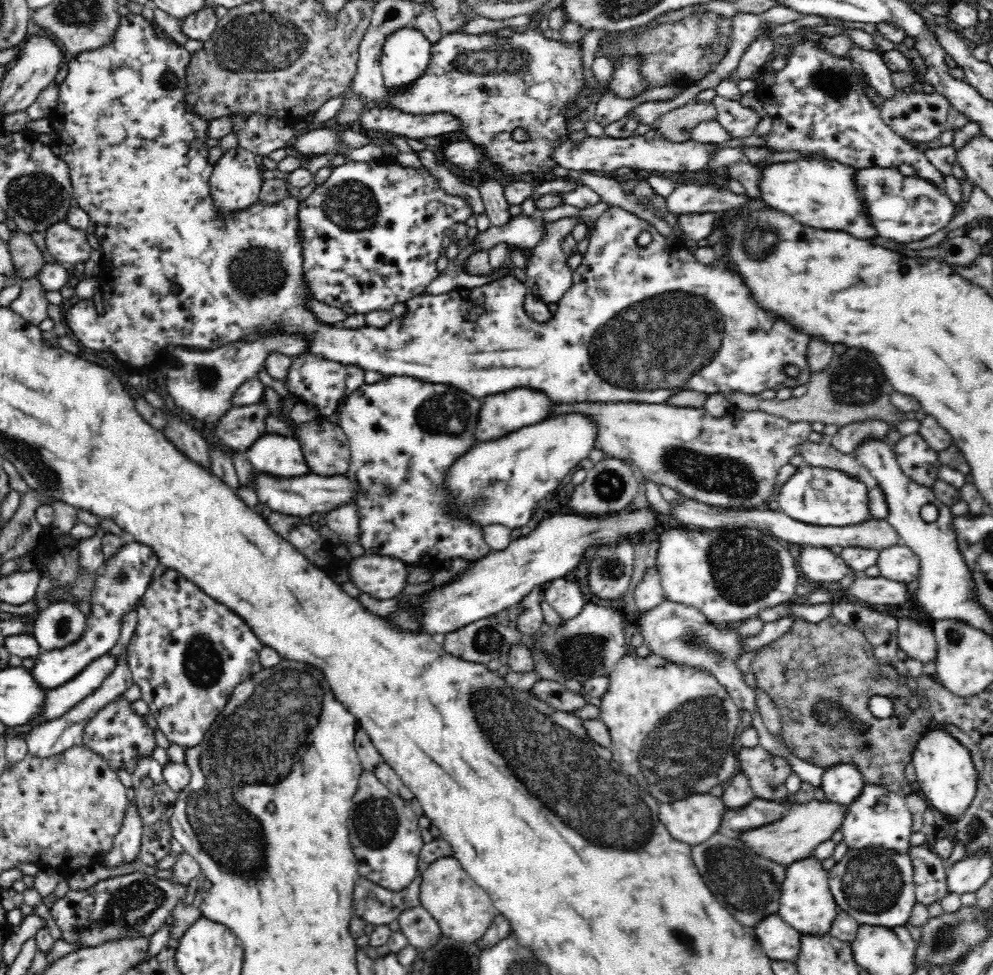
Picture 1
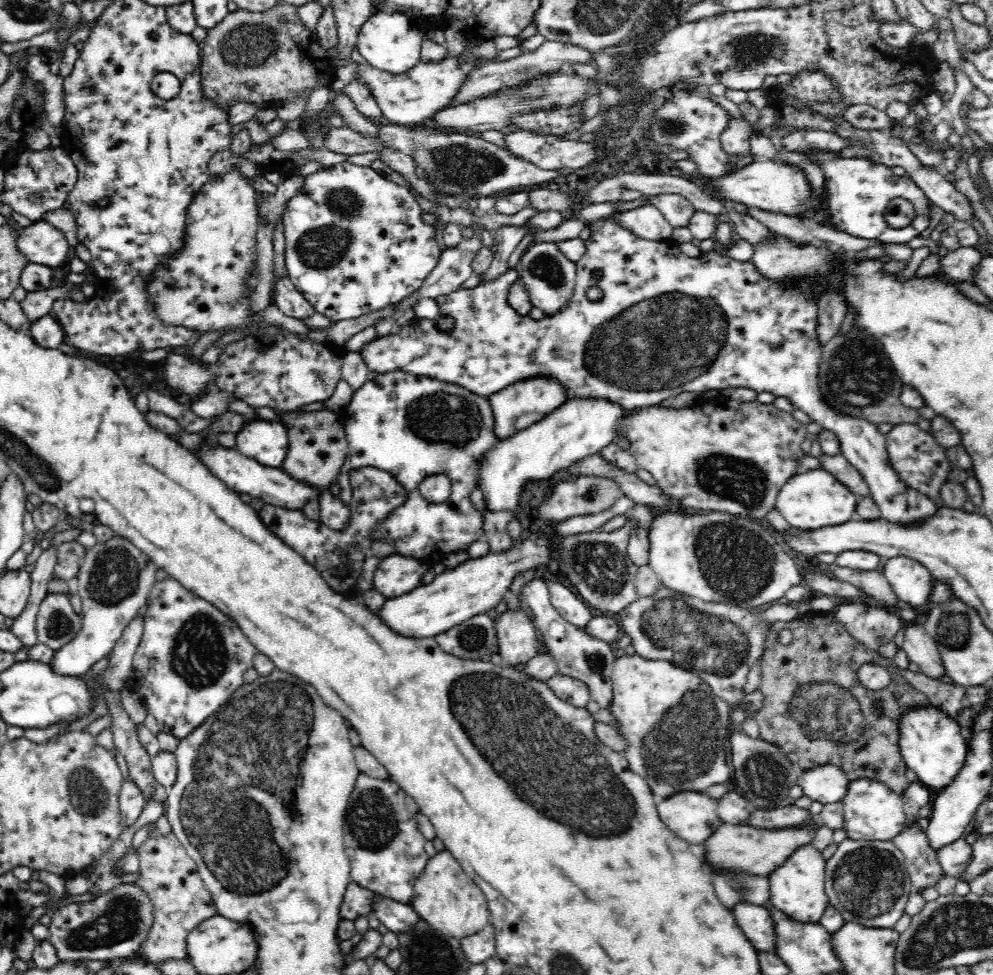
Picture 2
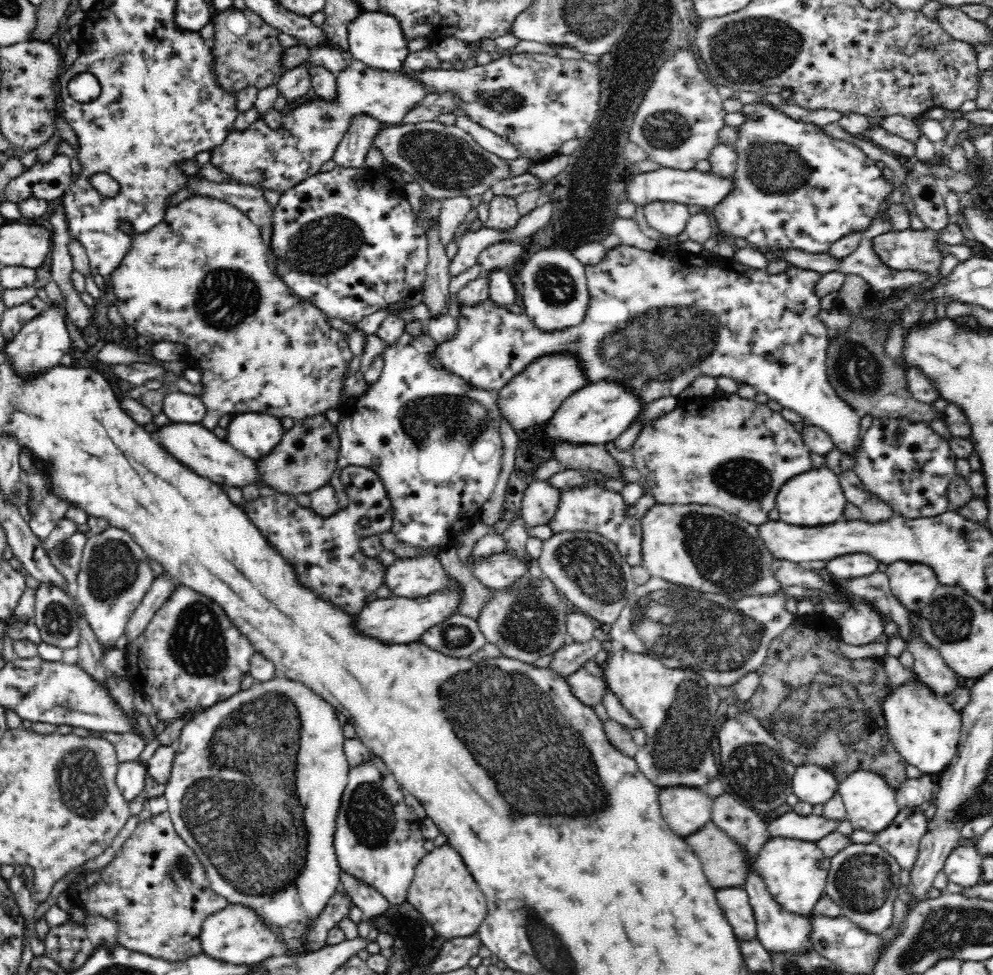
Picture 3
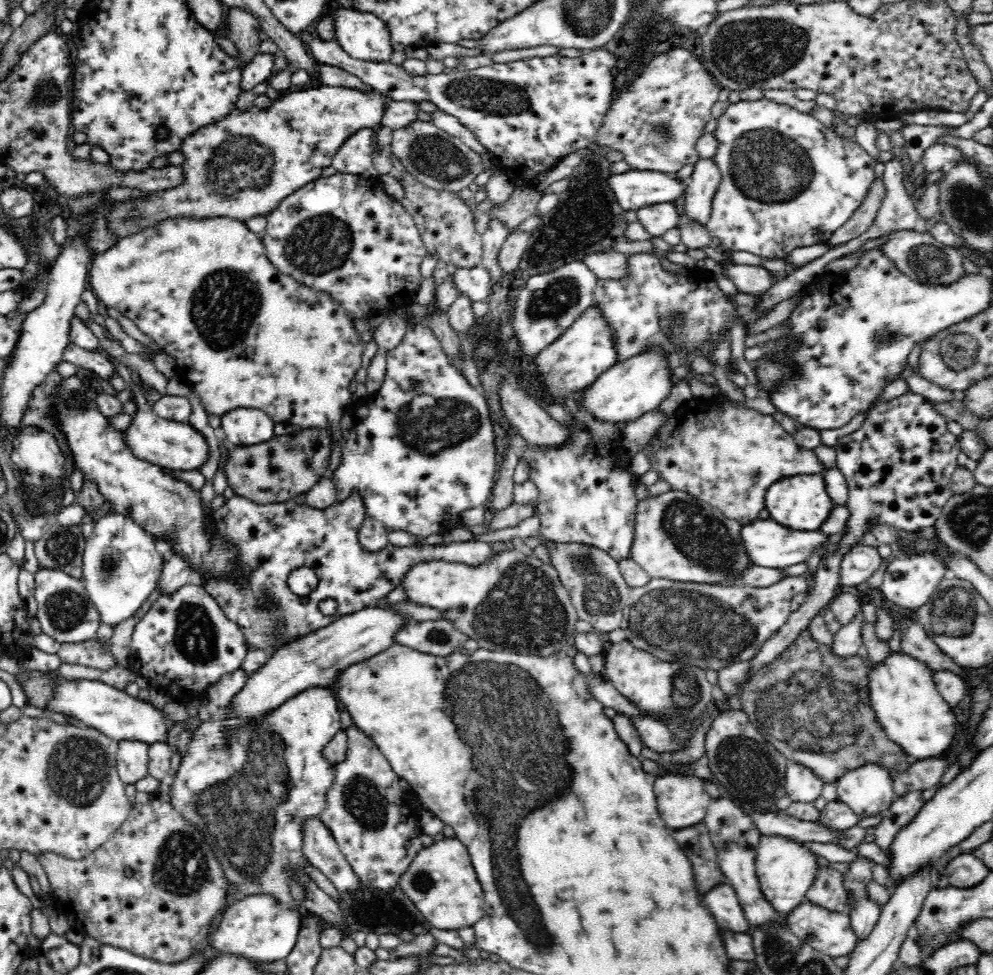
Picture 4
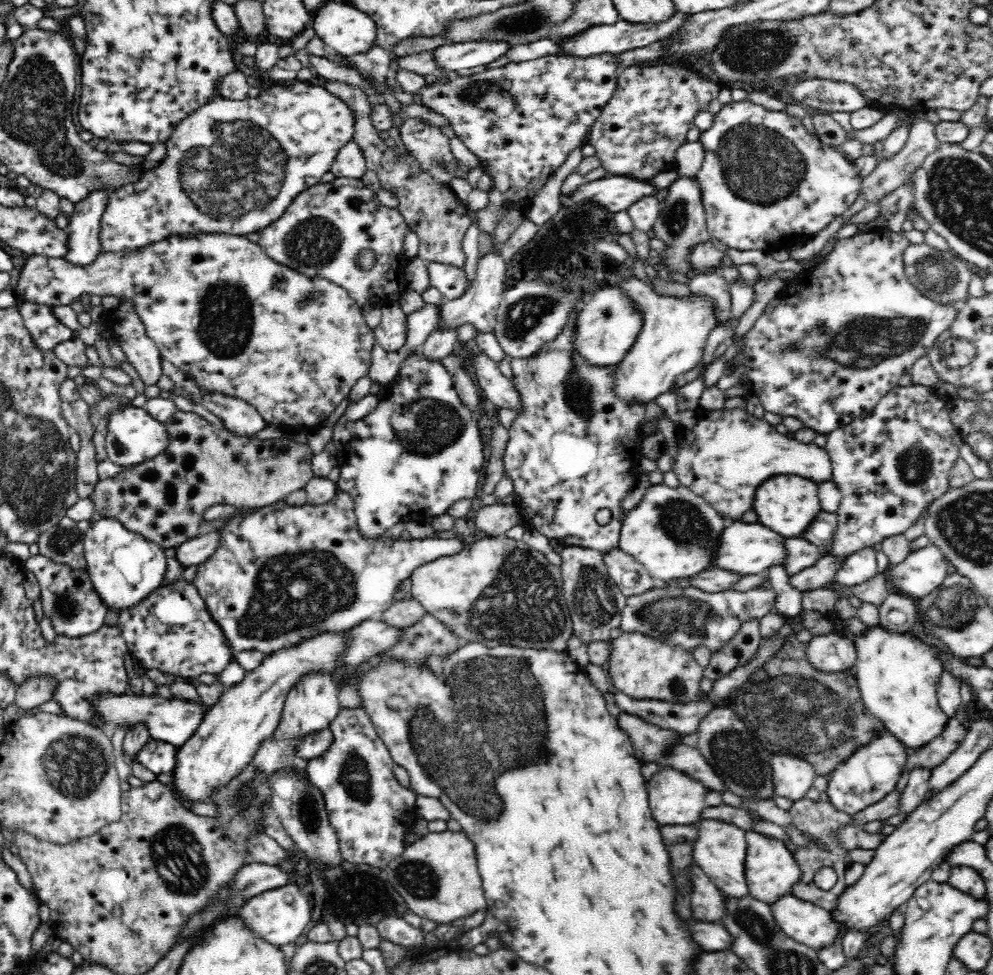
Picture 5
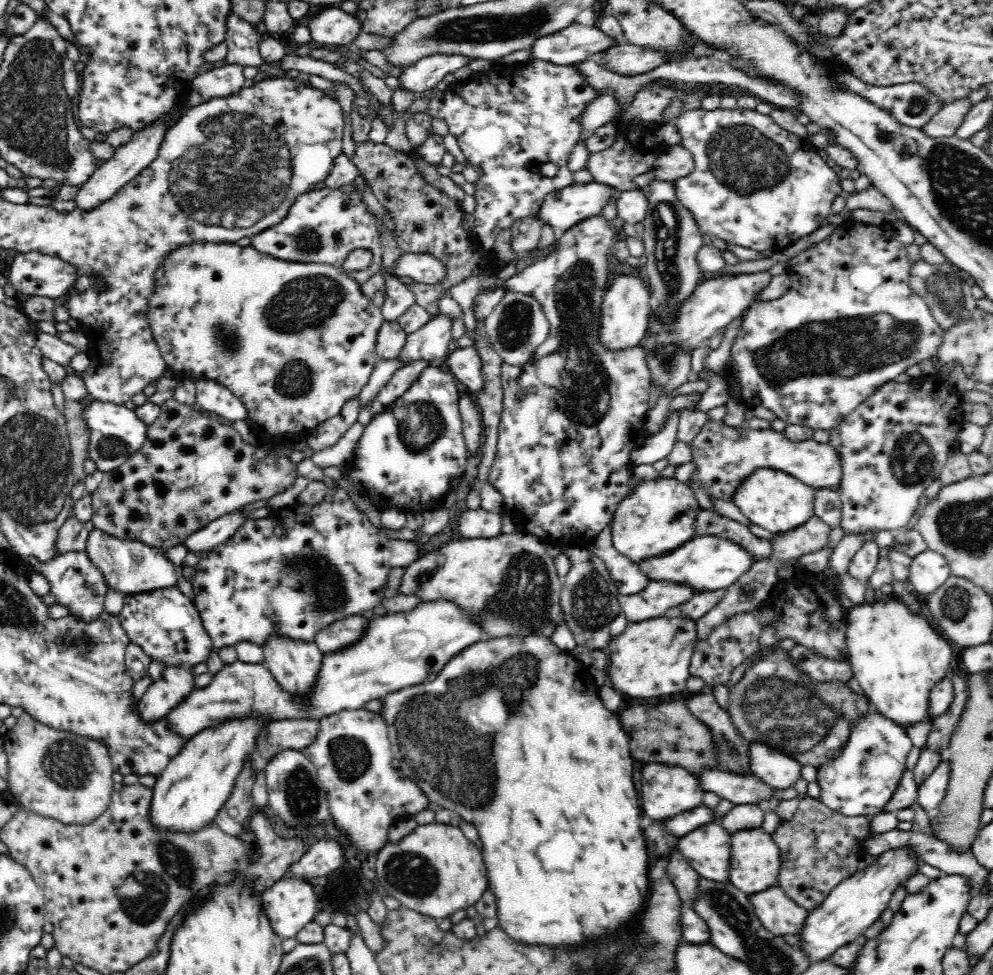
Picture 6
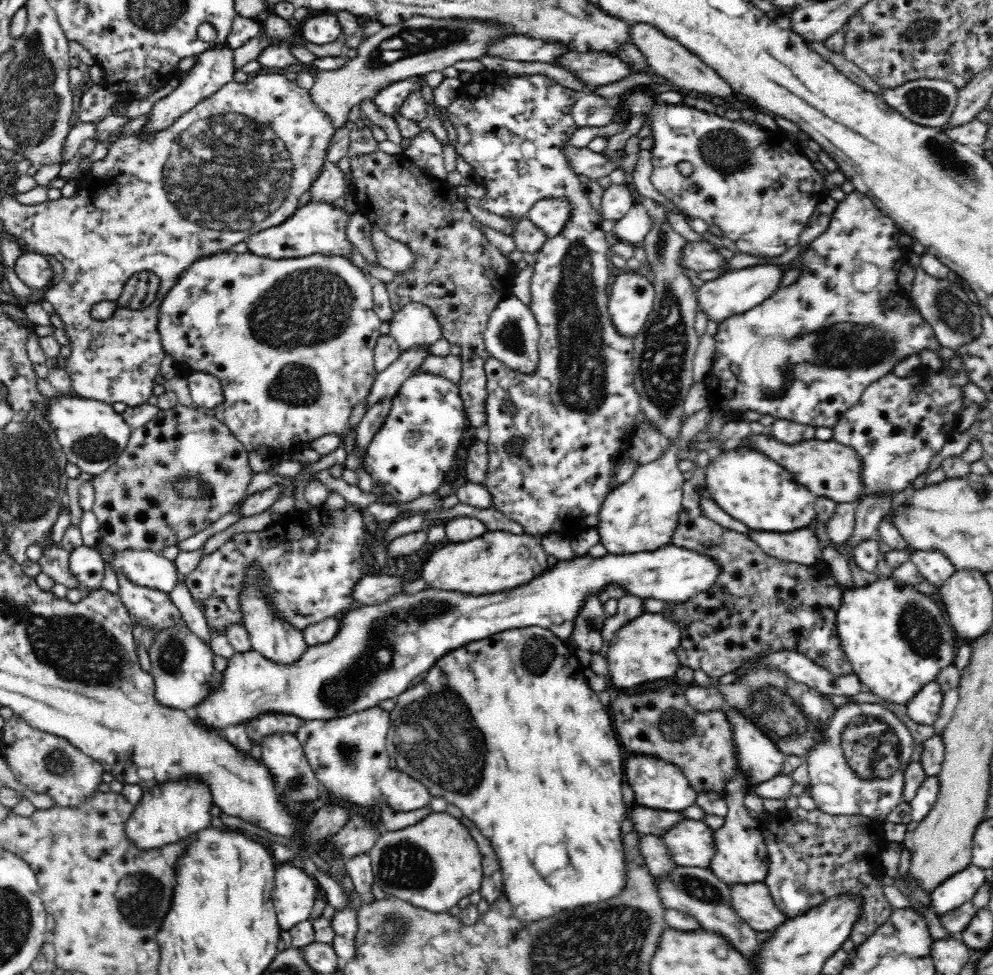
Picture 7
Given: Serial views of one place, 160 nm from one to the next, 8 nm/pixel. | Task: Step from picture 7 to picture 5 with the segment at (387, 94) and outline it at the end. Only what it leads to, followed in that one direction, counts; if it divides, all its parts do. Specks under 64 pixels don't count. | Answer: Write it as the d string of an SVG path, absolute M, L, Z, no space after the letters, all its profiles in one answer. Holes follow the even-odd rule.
M496 41L446 44L432 50L432 58L436 63L436 69L443 72L457 71L494 62L500 56L504 56L508 49L508 43Z

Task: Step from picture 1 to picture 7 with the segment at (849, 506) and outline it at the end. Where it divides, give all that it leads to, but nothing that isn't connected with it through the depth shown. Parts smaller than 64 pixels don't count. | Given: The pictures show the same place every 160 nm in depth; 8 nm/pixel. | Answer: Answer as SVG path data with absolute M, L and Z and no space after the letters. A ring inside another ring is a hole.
M731 444L722 452L716 452L716 457L710 459L705 468L704 494L726 514L743 522L752 530L764 532L792 532L807 527L815 518L815 503L817 497L800 484L792 472L778 464L761 450L751 447L736 447Z

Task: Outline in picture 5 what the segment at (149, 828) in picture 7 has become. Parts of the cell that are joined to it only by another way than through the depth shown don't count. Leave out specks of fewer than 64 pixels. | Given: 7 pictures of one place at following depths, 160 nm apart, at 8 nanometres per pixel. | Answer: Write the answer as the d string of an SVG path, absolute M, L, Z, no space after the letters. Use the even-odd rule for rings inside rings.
M344 632L320 634L300 646L270 653L233 687L225 688L218 701L204 715L196 732L177 748L169 788L174 799L185 803L210 802L211 796L246 770L256 751L278 728L285 697L292 684L310 670L323 670L334 676L336 660L344 652Z

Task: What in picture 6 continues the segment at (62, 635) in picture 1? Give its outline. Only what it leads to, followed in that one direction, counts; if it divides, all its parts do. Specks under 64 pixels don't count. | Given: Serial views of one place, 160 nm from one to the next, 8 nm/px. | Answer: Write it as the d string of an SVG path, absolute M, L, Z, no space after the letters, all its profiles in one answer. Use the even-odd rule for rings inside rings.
M85 550L62 553L55 559L38 566L37 572L44 574L51 584L51 593L57 598L58 604L64 604L71 614L81 616L84 620L94 620L100 610L104 610L104 594L107 584L101 570L89 559Z

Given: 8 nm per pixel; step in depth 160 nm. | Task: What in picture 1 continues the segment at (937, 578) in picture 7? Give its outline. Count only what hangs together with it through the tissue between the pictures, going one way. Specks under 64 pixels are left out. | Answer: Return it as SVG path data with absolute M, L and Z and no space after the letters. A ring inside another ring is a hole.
M903 543L879 551L877 566L883 577L905 585L919 578L919 558Z

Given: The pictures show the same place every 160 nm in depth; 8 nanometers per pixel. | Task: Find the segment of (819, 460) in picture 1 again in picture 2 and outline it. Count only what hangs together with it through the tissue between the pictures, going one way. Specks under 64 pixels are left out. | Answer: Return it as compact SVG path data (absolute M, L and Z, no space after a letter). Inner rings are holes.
M840 453L832 456L822 454L818 458L822 463L822 468L831 472L858 499L871 497L870 487L865 478L844 458L844 455Z

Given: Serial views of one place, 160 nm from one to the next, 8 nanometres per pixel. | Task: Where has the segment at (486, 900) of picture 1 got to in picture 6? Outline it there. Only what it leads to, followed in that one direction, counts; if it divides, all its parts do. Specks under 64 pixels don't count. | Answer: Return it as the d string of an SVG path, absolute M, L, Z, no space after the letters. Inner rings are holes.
M434 821L424 825L418 824L396 844L387 842L376 854L375 872L383 894L393 896L401 905L427 915L435 922L450 917L457 910L467 909L480 900L482 892L489 887L487 869L482 857L481 851L473 842L468 842L459 826Z

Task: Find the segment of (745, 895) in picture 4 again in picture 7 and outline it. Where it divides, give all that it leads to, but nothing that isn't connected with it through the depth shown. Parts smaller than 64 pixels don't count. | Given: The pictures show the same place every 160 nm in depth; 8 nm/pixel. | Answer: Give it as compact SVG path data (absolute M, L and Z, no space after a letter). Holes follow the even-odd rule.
M682 818L660 836L677 866L709 869L715 856L712 829L700 819Z

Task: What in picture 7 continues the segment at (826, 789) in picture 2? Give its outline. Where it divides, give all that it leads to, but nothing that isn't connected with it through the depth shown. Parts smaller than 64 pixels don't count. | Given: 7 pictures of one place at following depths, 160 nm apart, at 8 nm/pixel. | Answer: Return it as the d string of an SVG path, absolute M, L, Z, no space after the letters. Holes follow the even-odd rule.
M732 706L724 708L741 770L749 784L775 778L783 770L787 756L758 726Z

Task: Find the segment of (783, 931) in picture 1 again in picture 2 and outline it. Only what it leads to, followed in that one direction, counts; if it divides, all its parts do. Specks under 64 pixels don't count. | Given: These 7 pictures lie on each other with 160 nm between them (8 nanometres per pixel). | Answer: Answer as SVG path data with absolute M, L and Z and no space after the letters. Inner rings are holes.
M743 901L735 905L731 912L755 949L774 951L776 933L771 915L766 908Z

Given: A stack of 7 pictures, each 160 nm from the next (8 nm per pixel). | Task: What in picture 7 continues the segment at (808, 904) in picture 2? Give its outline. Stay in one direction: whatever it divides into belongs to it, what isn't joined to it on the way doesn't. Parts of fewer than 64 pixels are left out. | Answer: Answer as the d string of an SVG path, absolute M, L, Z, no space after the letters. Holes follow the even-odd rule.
M743 771L735 774L723 794L728 807L727 815L720 828L712 829L715 856L711 859L709 870L728 885L764 883L768 875L768 856L761 832L761 821L750 817L748 808L744 805L744 795L748 785L748 779Z

